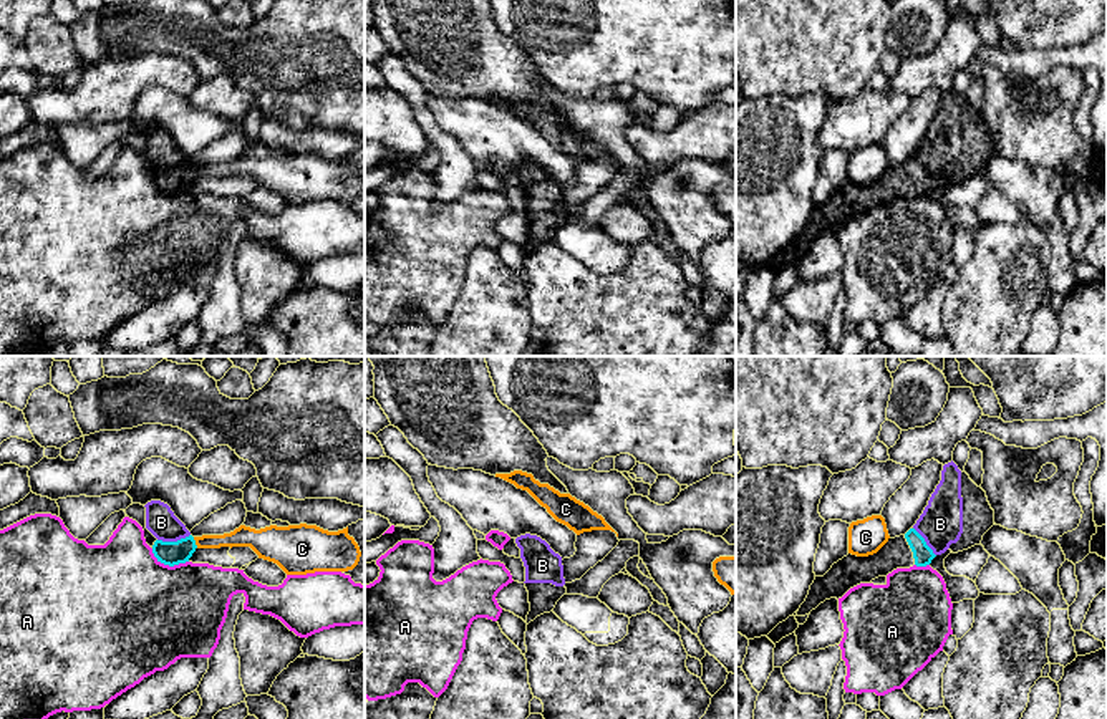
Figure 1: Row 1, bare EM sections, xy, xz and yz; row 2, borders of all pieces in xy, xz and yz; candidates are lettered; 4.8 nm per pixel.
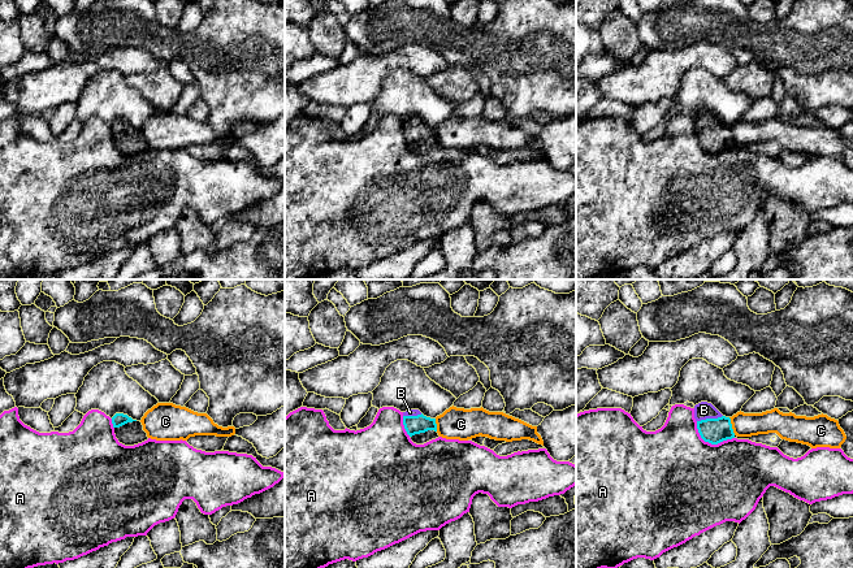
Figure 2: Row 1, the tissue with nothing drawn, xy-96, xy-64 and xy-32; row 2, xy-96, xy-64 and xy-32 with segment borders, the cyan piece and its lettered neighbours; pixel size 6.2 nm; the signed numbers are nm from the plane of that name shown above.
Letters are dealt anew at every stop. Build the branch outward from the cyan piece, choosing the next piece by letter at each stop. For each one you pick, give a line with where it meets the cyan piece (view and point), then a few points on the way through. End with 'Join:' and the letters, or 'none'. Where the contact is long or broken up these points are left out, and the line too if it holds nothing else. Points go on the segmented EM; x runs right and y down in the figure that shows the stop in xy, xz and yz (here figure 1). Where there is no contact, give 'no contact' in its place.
B: contact xy (173, 542); way xy (171, 554), (173, 542), (171, 532), (161, 522)
Join: B

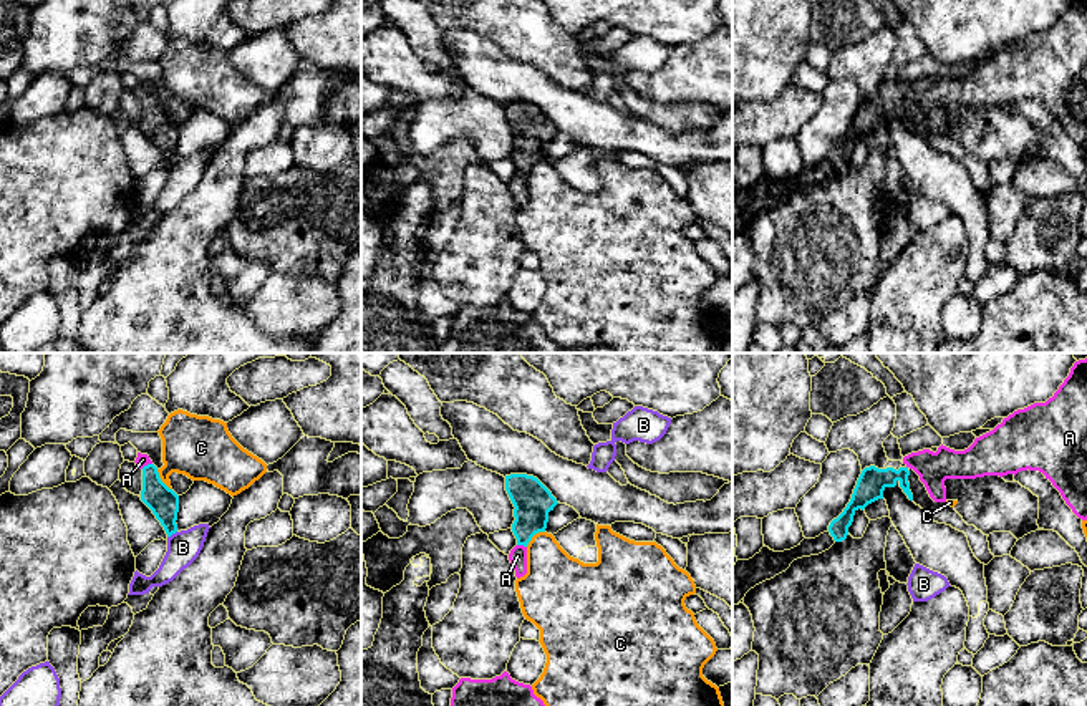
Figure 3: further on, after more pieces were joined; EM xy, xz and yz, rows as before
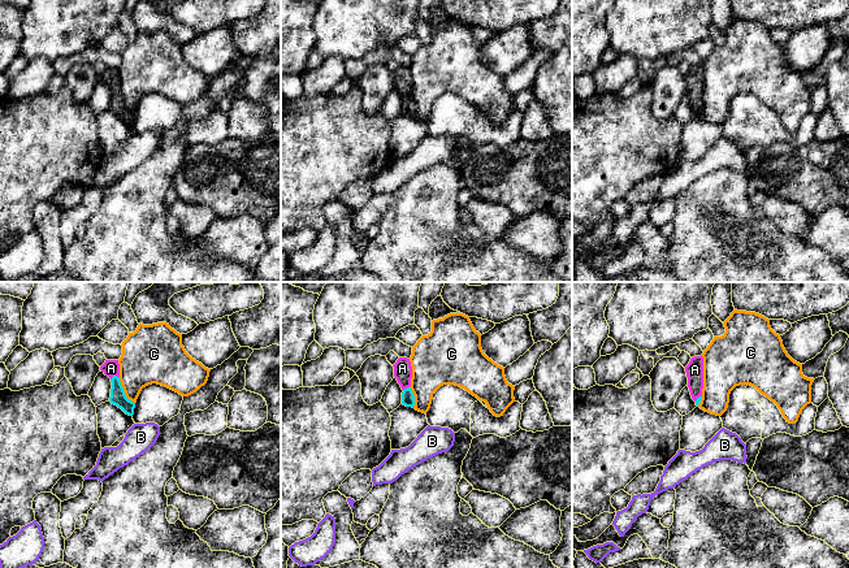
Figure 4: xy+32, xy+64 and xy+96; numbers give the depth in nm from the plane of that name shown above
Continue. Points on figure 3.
A: contact xy (148, 464); way xy (164, 502), (154, 493), (148, 464), (143, 459)
Join: A

